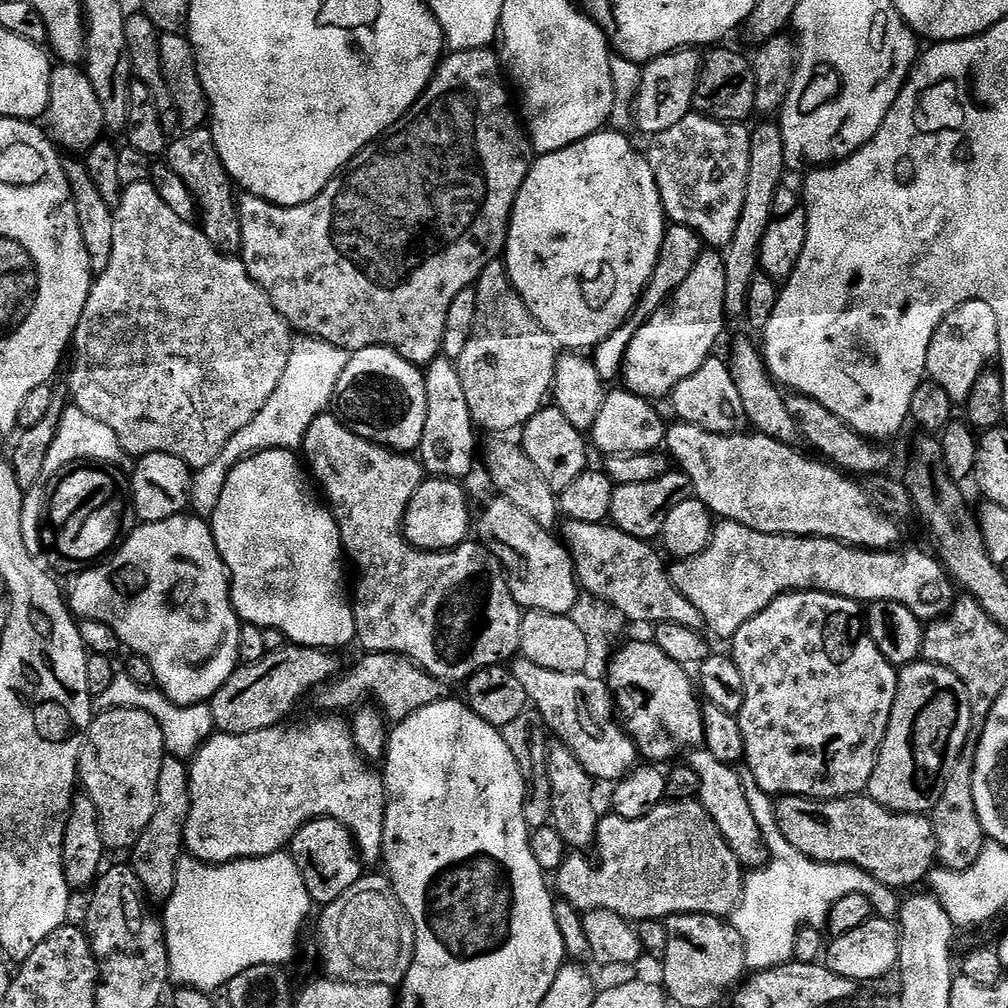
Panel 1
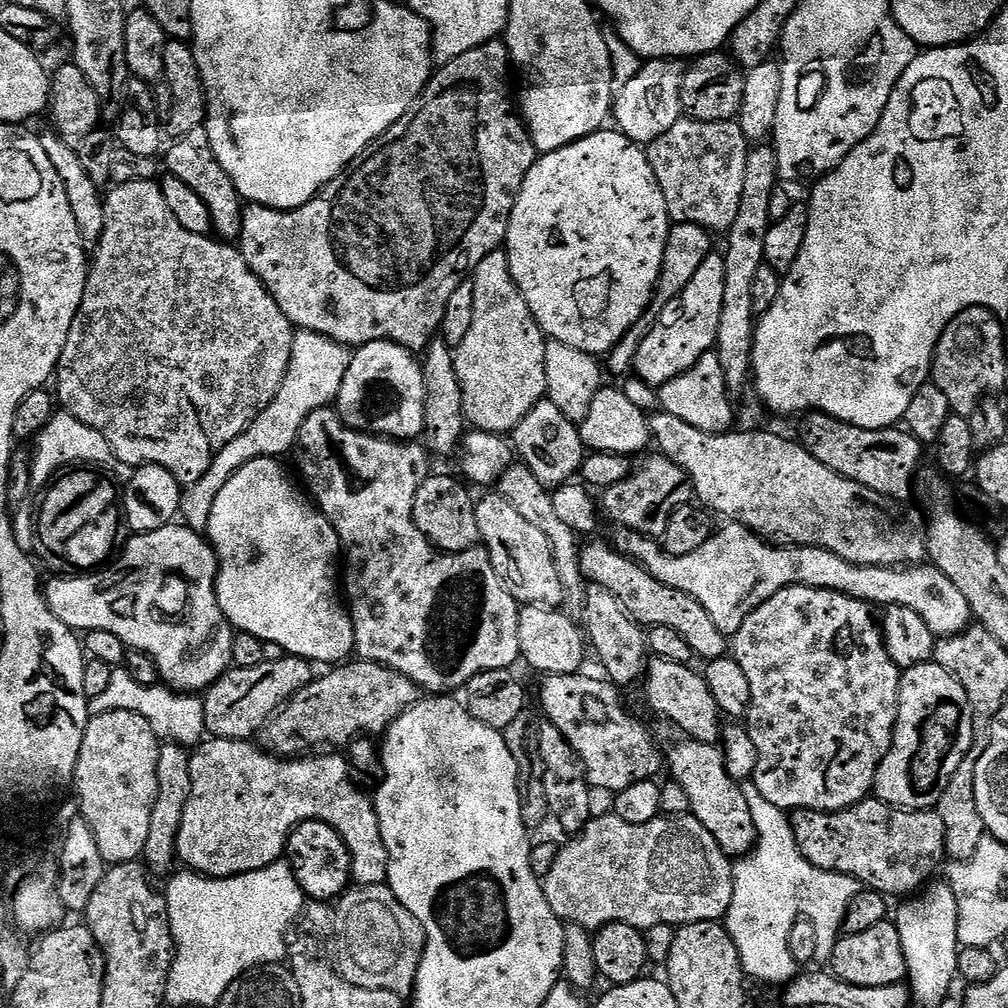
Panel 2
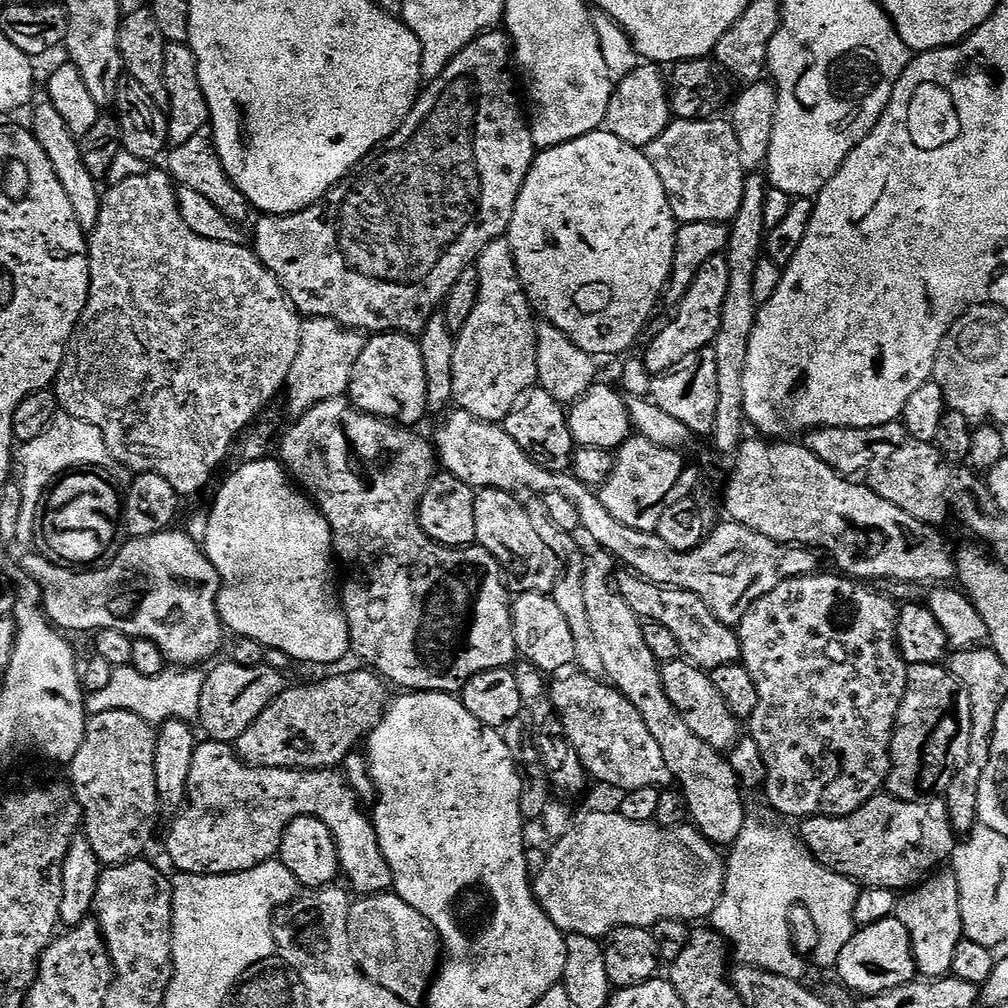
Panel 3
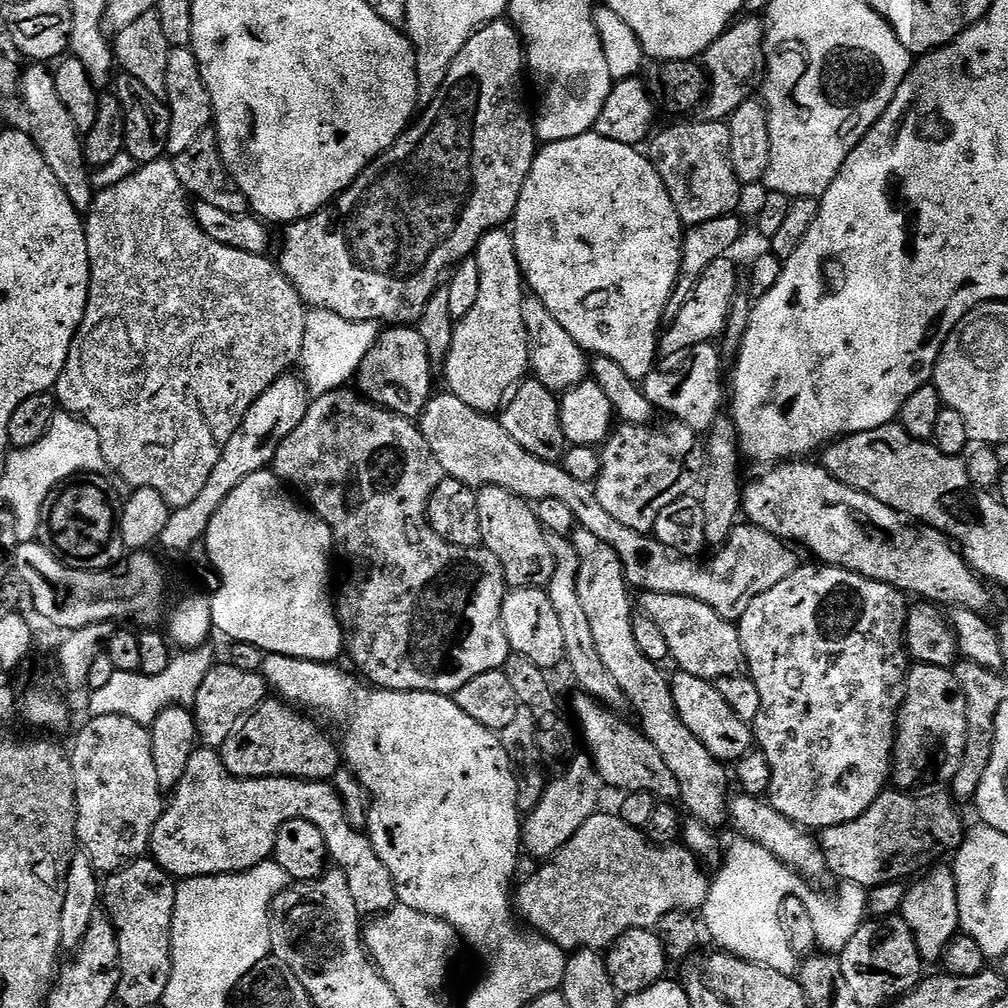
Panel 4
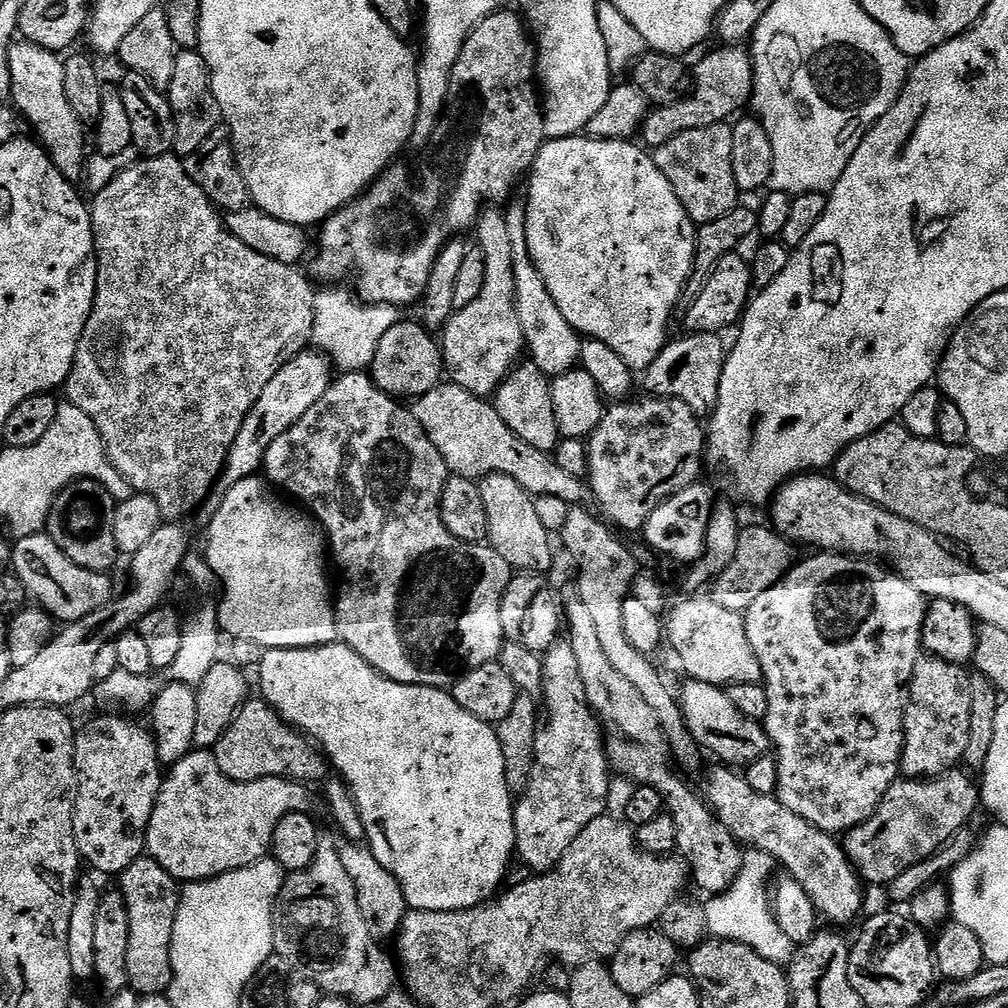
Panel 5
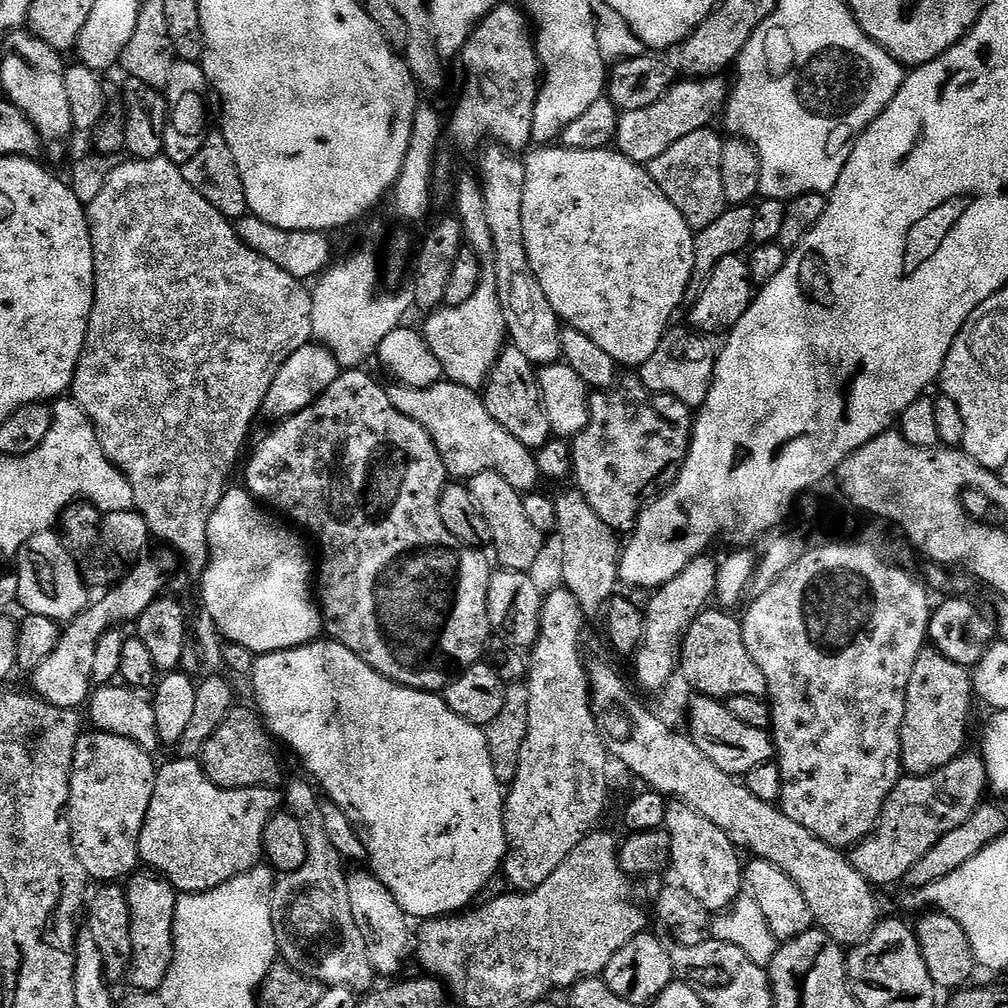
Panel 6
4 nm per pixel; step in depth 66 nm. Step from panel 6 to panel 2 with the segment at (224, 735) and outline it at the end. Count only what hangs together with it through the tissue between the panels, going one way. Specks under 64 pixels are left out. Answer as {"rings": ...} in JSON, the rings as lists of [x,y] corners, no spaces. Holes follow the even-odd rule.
{"rings":[[[356,658],[343,666],[333,667],[325,672],[328,672],[325,676],[317,675],[305,688],[298,690],[298,694],[291,696],[284,703],[283,708],[264,725],[258,740],[272,755],[281,758],[299,758],[315,753],[317,750],[327,749],[324,748],[327,744],[332,747],[329,748],[332,750],[343,749],[352,740],[363,737],[365,734],[387,732],[390,725],[402,713],[410,710],[422,699],[422,689],[415,682],[393,668],[387,668],[378,662]]]}

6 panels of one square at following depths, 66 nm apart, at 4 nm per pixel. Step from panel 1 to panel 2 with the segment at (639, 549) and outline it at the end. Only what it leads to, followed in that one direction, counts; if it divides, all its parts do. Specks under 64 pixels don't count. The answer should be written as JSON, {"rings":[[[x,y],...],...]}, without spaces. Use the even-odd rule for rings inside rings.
{"rings":[[[596,540],[593,544],[584,544],[580,550],[578,571],[592,584],[601,584],[625,608],[629,616],[641,626],[670,626],[670,630],[678,630],[686,642],[690,642],[693,653],[701,656],[701,661],[716,660],[725,655],[730,648],[729,637],[725,636],[718,626],[714,626],[714,618],[706,614],[706,610],[690,594],[682,594],[682,590],[674,590],[670,586],[662,586],[658,578],[654,578],[635,560],[623,556],[611,543]]]}

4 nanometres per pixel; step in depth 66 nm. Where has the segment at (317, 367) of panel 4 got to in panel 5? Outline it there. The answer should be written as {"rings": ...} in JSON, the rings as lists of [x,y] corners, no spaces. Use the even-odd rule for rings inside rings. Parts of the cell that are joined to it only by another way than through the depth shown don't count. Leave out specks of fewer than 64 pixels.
{"rings":[[[328,286],[317,291],[314,302],[312,344],[328,358],[341,373],[363,372],[371,369],[378,342],[402,319],[401,309],[391,304],[366,304],[344,286]]]}

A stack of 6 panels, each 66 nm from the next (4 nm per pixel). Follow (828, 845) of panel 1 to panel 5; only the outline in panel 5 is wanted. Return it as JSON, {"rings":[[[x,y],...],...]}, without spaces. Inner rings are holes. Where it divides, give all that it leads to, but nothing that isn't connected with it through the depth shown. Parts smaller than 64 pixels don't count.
{"rings":[[[960,771],[945,772],[944,775],[931,780],[897,779],[896,783],[890,786],[890,790],[886,790],[875,814],[866,822],[862,822],[862,826],[848,831],[843,837],[842,847],[861,881],[868,883],[869,880],[872,884],[887,886],[894,882],[894,878],[906,874],[910,866],[918,866],[918,862],[932,857],[959,828],[965,827],[971,821],[968,819],[975,814],[976,807],[979,809],[982,804],[980,789],[977,781],[974,782],[967,776],[967,771]]]}

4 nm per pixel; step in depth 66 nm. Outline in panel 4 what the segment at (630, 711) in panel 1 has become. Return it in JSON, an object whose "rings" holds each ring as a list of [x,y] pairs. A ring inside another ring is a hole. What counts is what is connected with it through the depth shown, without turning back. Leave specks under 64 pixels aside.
{"rings":[[[677,671],[675,675],[676,677],[673,675],[670,680],[674,706],[682,722],[686,722],[686,726],[698,738],[698,742],[702,742],[702,746],[706,746],[706,750],[710,750],[710,754],[714,754],[716,760],[735,762],[744,759],[749,752],[753,751],[753,725],[747,720],[738,718],[738,714],[730,710],[726,698],[718,694],[713,681],[703,680],[689,672]]]}

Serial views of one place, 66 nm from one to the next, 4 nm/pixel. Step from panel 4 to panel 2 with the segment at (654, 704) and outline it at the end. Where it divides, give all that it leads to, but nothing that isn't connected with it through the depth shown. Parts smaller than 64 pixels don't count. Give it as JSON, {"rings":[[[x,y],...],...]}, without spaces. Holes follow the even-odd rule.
{"rings":[[[601,584],[589,587],[588,597],[584,600],[583,627],[586,629],[587,639],[596,647],[594,656],[597,661],[605,664],[609,670],[609,680],[617,686],[632,684],[641,679],[646,668],[646,632],[641,625],[629,616],[628,612]],[[680,738],[680,741],[669,752],[666,752],[666,764],[667,767],[668,764],[672,767],[671,779],[677,780],[690,798],[691,815],[696,816],[698,822],[702,822],[702,826],[710,830],[710,834],[714,834],[714,842],[718,842],[721,850],[730,858],[747,856],[756,846],[754,818],[750,818],[750,806],[746,806],[746,794],[742,794],[740,784],[734,778],[730,778],[726,770],[723,751],[714,744],[698,742],[691,738]]]}

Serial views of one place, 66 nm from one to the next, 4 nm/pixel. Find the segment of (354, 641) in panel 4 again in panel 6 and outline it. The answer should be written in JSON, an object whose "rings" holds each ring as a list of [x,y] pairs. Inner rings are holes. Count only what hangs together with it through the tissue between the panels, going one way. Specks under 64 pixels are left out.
{"rings":[[[344,370],[341,371],[339,378],[334,382],[329,389],[317,398],[312,405],[306,406],[305,409],[301,410],[300,413],[294,413],[293,416],[288,419],[281,419],[276,429],[273,430],[269,436],[264,436],[260,440],[260,445],[252,452],[252,457],[248,460],[248,481],[246,481],[247,487],[251,489],[253,493],[265,505],[273,504],[276,508],[281,508],[286,515],[289,516],[287,519],[291,521],[293,525],[299,526],[301,529],[309,528],[310,531],[316,532],[316,536],[320,539],[320,548],[324,551],[324,561],[319,561],[318,564],[318,603],[322,609],[322,615],[324,617],[324,626],[327,632],[327,635],[331,639],[335,640],[337,644],[345,644],[346,647],[351,650],[354,654],[363,656],[365,662],[372,667],[376,672],[382,673],[386,678],[395,680],[397,684],[403,684],[405,688],[420,688],[423,692],[435,692],[439,693],[441,690],[448,687],[448,683],[453,680],[453,678],[460,675],[464,669],[474,666],[475,664],[481,663],[485,659],[484,651],[488,648],[488,639],[491,638],[492,632],[494,633],[494,625],[492,623],[492,614],[488,609],[488,595],[492,589],[492,577],[494,575],[494,567],[488,561],[487,551],[481,550],[476,546],[469,546],[462,543],[454,534],[450,534],[450,530],[446,528],[442,520],[442,510],[440,509],[440,503],[442,502],[442,494],[444,489],[448,487],[450,483],[450,473],[447,466],[444,465],[444,459],[442,454],[438,450],[438,446],[432,440],[432,435],[422,427],[421,424],[412,416],[407,416],[402,414],[402,410],[398,410],[394,406],[394,402],[390,402],[388,397],[388,388],[385,385],[380,385],[370,373],[364,372],[368,370]]]}

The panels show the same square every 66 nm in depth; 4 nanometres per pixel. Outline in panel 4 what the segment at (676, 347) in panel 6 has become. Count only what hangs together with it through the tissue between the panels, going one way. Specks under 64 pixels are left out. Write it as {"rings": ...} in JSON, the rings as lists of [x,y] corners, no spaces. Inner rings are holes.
{"rings":[[[715,343],[690,346],[673,356],[664,356],[653,368],[652,373],[642,381],[644,397],[653,409],[669,412],[673,421],[690,426],[698,434],[707,433],[721,415],[720,407],[726,404],[726,384],[720,381],[720,356],[722,352]]]}

